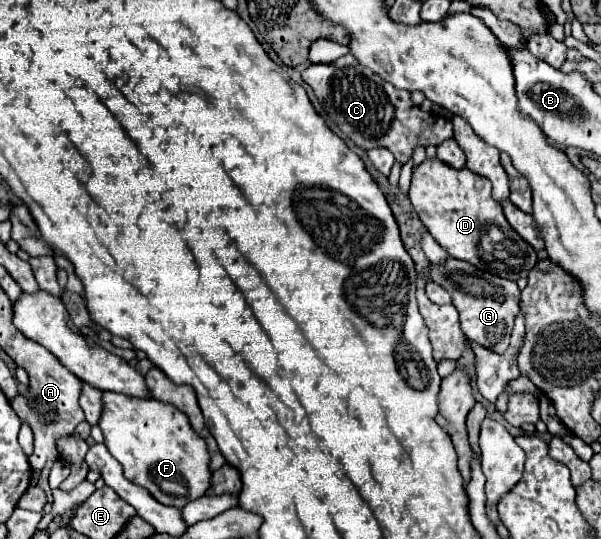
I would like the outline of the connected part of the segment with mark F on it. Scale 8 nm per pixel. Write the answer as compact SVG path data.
M114 391L102 393L102 415L100 429L104 433L104 445L110 455L124 467L126 479L136 485L146 487L156 501L172 507L182 507L192 499L198 499L210 487L210 469L208 469L208 449L204 439L190 427L188 417L176 409L172 403L156 401L154 397L130 397Z

